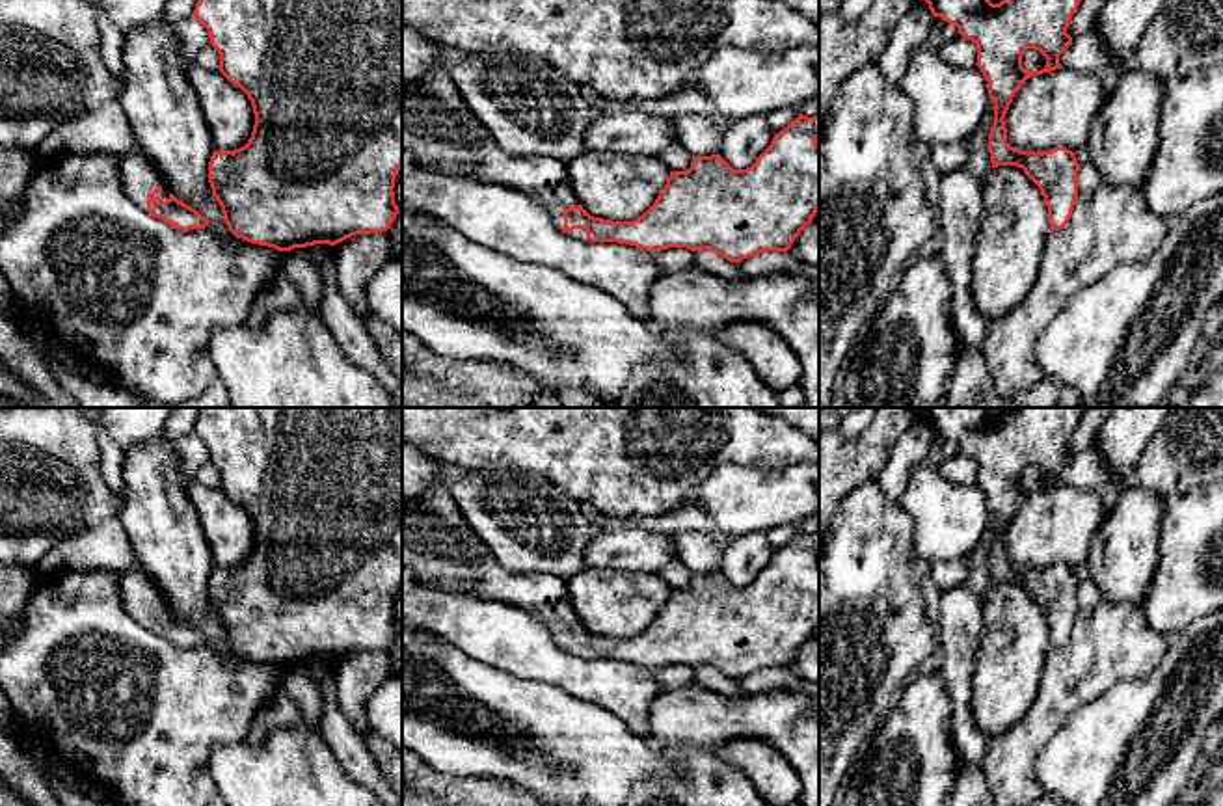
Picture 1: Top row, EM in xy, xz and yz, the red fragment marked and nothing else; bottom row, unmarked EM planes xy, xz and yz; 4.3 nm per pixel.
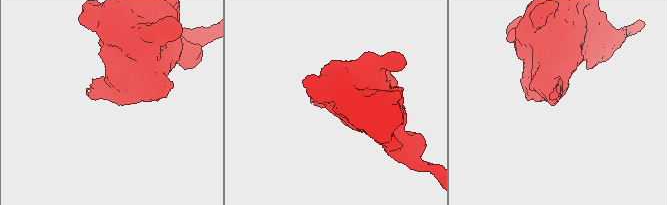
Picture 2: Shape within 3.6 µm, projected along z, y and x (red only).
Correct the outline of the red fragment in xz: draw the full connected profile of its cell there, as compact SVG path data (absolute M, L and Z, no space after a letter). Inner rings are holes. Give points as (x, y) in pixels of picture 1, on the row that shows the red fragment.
M441 67L402 86L402 151L423 168L449 177L477 177L516 188L545 207L557 229L590 242L618 242L646 251L711 249L730 262L763 251L787 251L819 210L819 115L799 115L774 134L771 145L746 169L733 169L720 154L692 156L687 171L670 171L655 203L633 222L590 216L579 203L568 164L557 156L504 153L464 102Z

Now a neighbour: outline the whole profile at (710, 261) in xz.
M698 249L694 251L694 255L696 255L696 264L709 274L724 275L728 279L743 277L743 272L737 268L735 262L726 261L724 257L720 257L711 249Z

